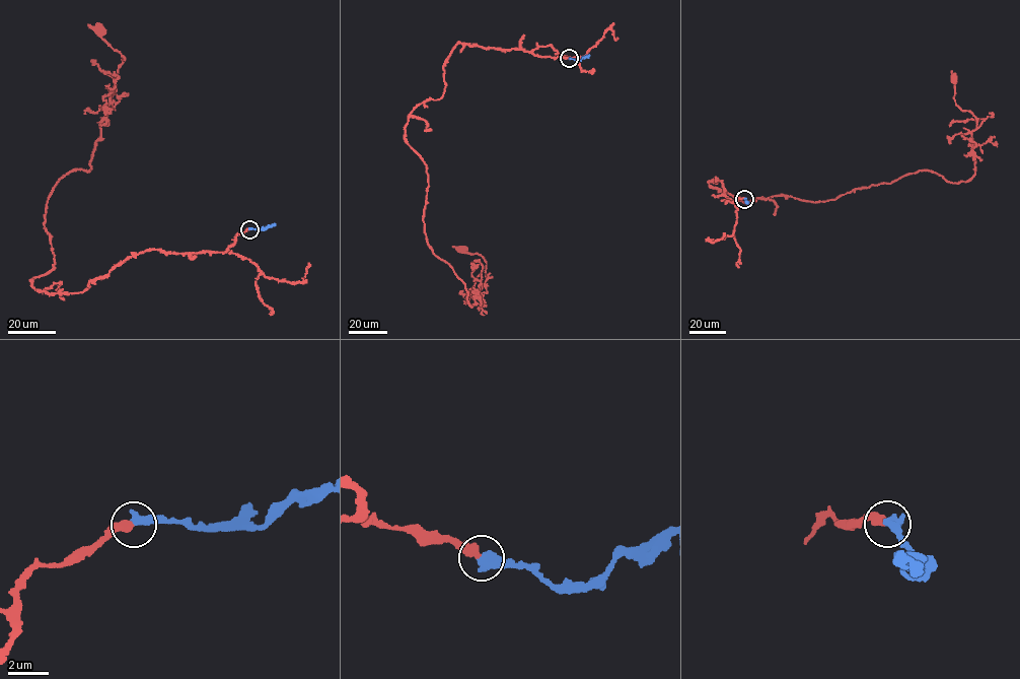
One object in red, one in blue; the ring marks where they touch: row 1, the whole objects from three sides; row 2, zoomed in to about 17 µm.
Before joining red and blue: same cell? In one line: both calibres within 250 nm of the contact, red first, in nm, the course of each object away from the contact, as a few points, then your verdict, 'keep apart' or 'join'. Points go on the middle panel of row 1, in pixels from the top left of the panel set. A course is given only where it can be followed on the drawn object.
420 nm thick on the red side, 550 nm on the other; red runs (569, 57), (456, 44), (442, 96), (413, 111), (427, 244), (472, 307), (486, 262), (463, 250); blue runs (569, 57), (576, 60), (589, 57); join

